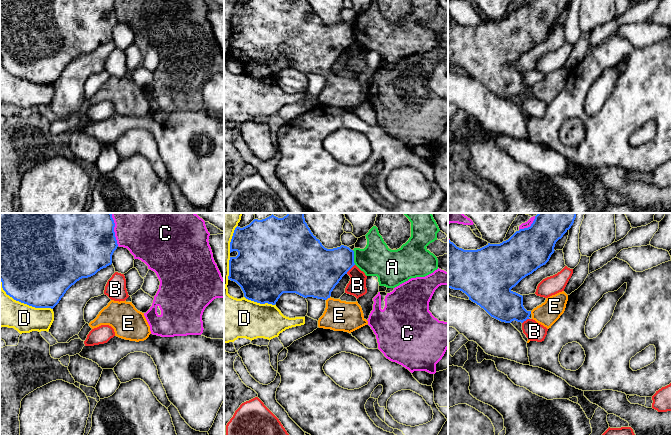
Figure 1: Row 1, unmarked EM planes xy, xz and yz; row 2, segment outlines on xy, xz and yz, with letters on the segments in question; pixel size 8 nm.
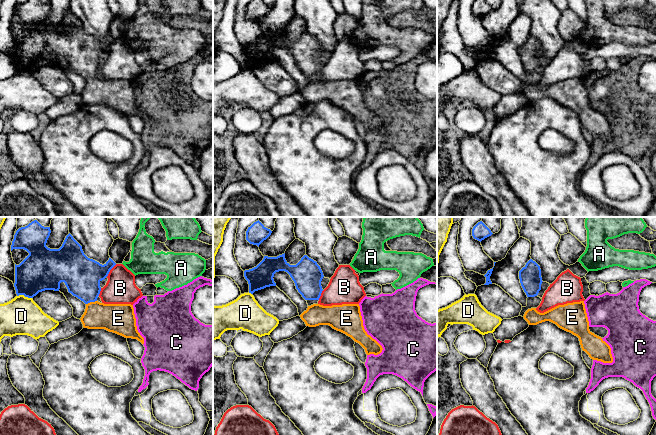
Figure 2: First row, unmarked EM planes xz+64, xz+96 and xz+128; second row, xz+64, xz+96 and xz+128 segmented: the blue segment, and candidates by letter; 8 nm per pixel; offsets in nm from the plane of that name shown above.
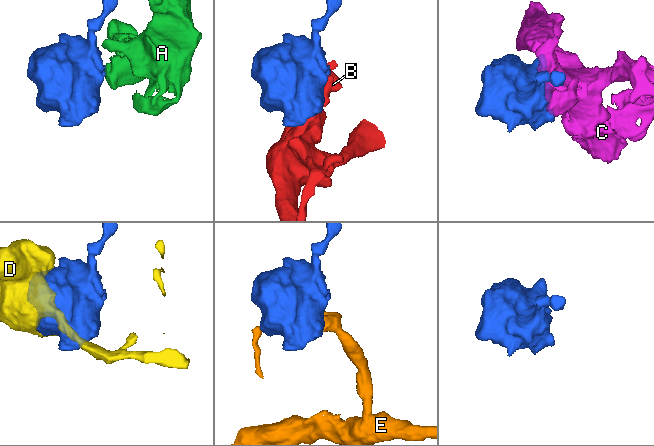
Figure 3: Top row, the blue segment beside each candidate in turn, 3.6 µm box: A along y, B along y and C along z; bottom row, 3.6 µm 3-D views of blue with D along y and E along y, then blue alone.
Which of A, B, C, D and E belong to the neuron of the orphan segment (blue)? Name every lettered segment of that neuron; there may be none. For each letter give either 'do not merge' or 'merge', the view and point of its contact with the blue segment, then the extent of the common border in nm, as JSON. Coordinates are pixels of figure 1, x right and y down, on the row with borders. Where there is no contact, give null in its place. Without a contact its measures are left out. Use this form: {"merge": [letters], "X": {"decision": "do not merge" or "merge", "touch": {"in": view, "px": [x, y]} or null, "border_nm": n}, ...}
{"merge": ["E"], "A": {"decision": "do not merge", "touch": {"in": "xz", "px": [353, 257]}, "border_nm": 120}, "B": {"decision": "do not merge", "touch": {"in": "xz", "px": [350, 268]}, "border_nm": 100}, "C": {"decision": "do not merge", "touch": {"in": "xy", "px": [113, 229]}, "border_nm": 280}, "D": {"decision": "do not merge", "touch": {"in": "xy", "px": [22, 302]}, "border_nm": 480}, "E": {"decision": "merge", "touch": {"in": "xz", "px": [328, 297]}, "border_nm": 50}}

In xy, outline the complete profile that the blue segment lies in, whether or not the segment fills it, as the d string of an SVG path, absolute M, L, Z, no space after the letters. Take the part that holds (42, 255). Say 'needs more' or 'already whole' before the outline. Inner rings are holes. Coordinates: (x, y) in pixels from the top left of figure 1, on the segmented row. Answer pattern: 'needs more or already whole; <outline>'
already whole; M0 213L0 281L3 290L21 303L35 308L53 309L66 291L77 281L91 277L112 264L112 255L118 247L114 227L115 223L111 213Z

